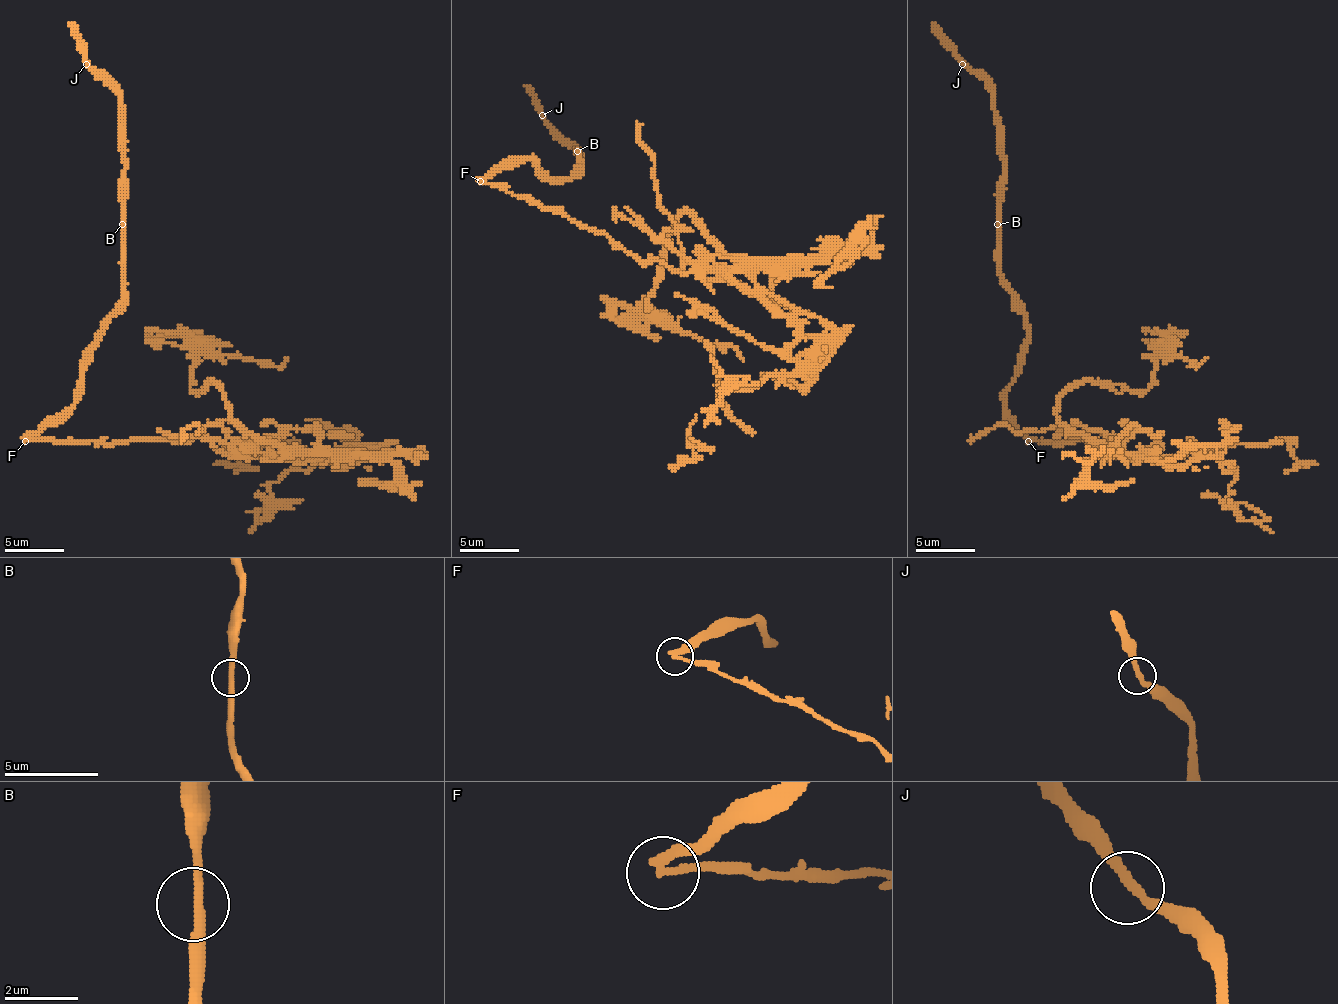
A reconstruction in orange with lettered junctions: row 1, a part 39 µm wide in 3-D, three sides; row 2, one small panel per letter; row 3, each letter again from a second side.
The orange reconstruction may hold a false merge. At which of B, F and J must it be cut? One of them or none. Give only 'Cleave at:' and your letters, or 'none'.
Cleave at: F

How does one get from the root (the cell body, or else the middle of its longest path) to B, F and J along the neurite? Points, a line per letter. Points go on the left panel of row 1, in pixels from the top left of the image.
B: (104, 443), (95, 440), (36, 440), (30, 435), (51, 426), (74, 402), (95, 334), (122, 298), (122, 224)
F: (104, 443), (95, 440), (24, 440)
J: (104, 443), (30, 435), (74, 402), (95, 334), (122, 298), (125, 118), (119, 91), (86, 64)

